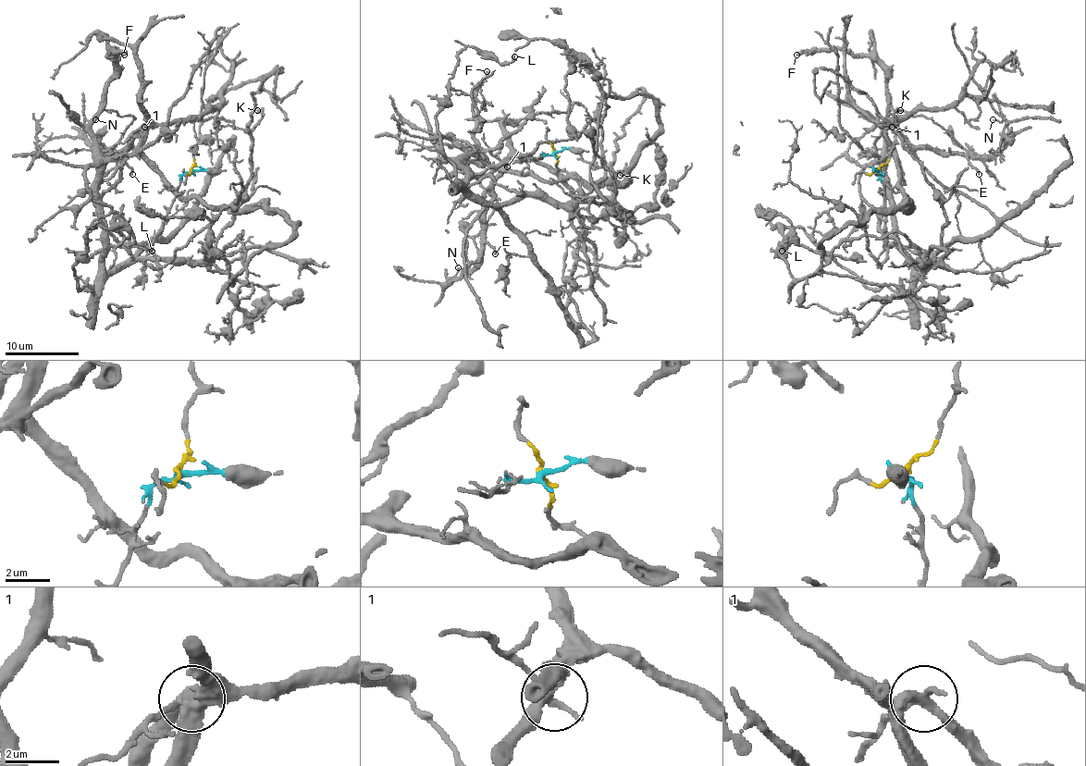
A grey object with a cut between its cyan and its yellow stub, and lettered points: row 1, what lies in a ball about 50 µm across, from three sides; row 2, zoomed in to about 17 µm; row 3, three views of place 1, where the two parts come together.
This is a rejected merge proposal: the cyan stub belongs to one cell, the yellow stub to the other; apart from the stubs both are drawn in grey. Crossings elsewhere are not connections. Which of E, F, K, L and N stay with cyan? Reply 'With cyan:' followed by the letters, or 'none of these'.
With cyan: F, K, L

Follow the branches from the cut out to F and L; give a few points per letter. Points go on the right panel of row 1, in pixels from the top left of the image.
F: (877, 171), (884, 243), (890, 247), (897, 243), (888, 199), (886, 71), (868, 56), (838, 48), (795, 55)
L: (877, 171), (884, 243), (911, 262), (904, 295), (868, 288), (801, 228), (771, 228), (788, 243), (781, 251)

